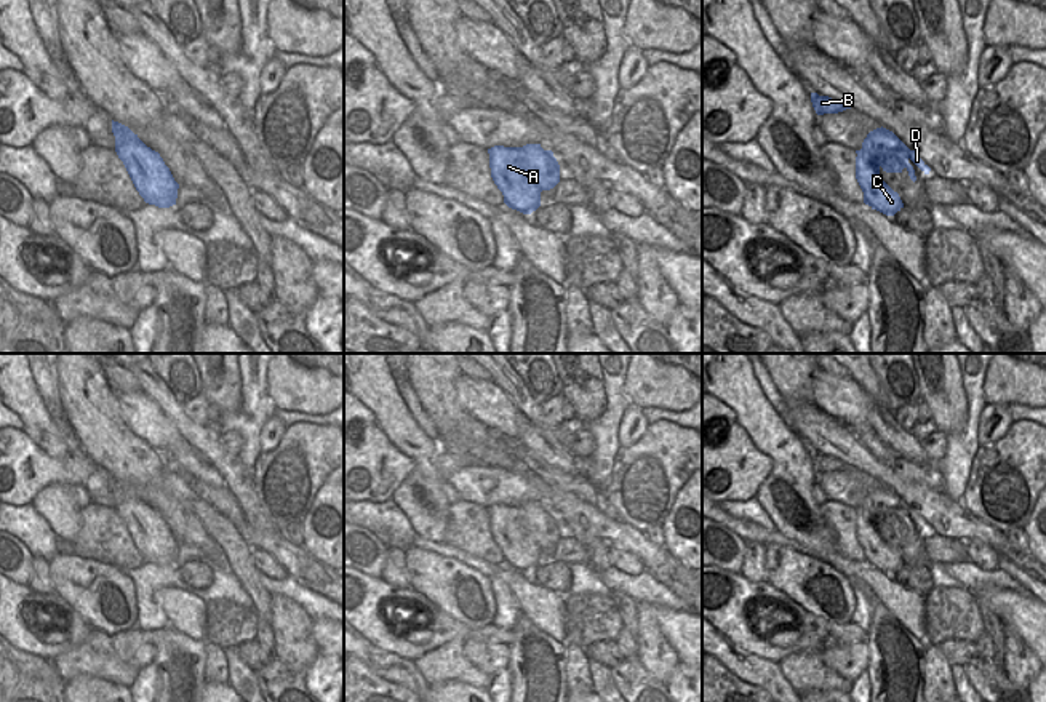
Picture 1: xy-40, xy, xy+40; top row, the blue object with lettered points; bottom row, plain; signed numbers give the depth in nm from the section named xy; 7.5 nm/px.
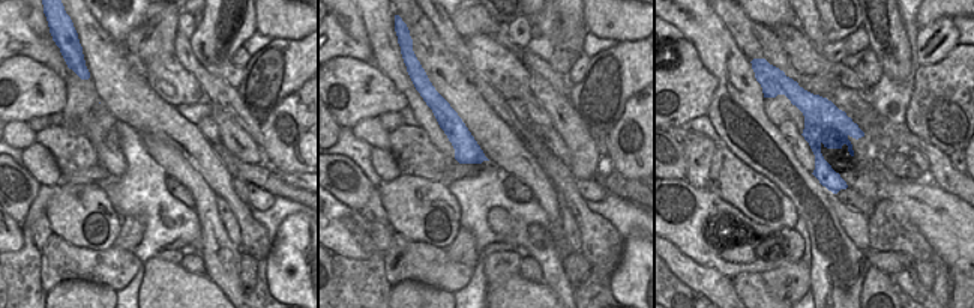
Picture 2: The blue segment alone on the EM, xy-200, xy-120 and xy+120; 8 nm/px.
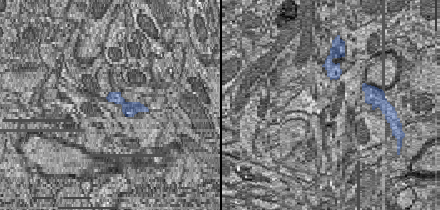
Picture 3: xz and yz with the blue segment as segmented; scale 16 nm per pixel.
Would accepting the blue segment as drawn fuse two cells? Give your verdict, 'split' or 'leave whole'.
split

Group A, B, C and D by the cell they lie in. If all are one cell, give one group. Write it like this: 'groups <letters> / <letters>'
groups A C / B D

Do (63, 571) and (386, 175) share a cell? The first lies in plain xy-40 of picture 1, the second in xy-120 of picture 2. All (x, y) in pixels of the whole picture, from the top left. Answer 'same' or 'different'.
different

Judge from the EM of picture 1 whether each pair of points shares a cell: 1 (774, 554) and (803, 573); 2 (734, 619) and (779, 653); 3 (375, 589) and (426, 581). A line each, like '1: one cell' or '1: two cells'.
1: one cell
2: one cell
3: two cells

